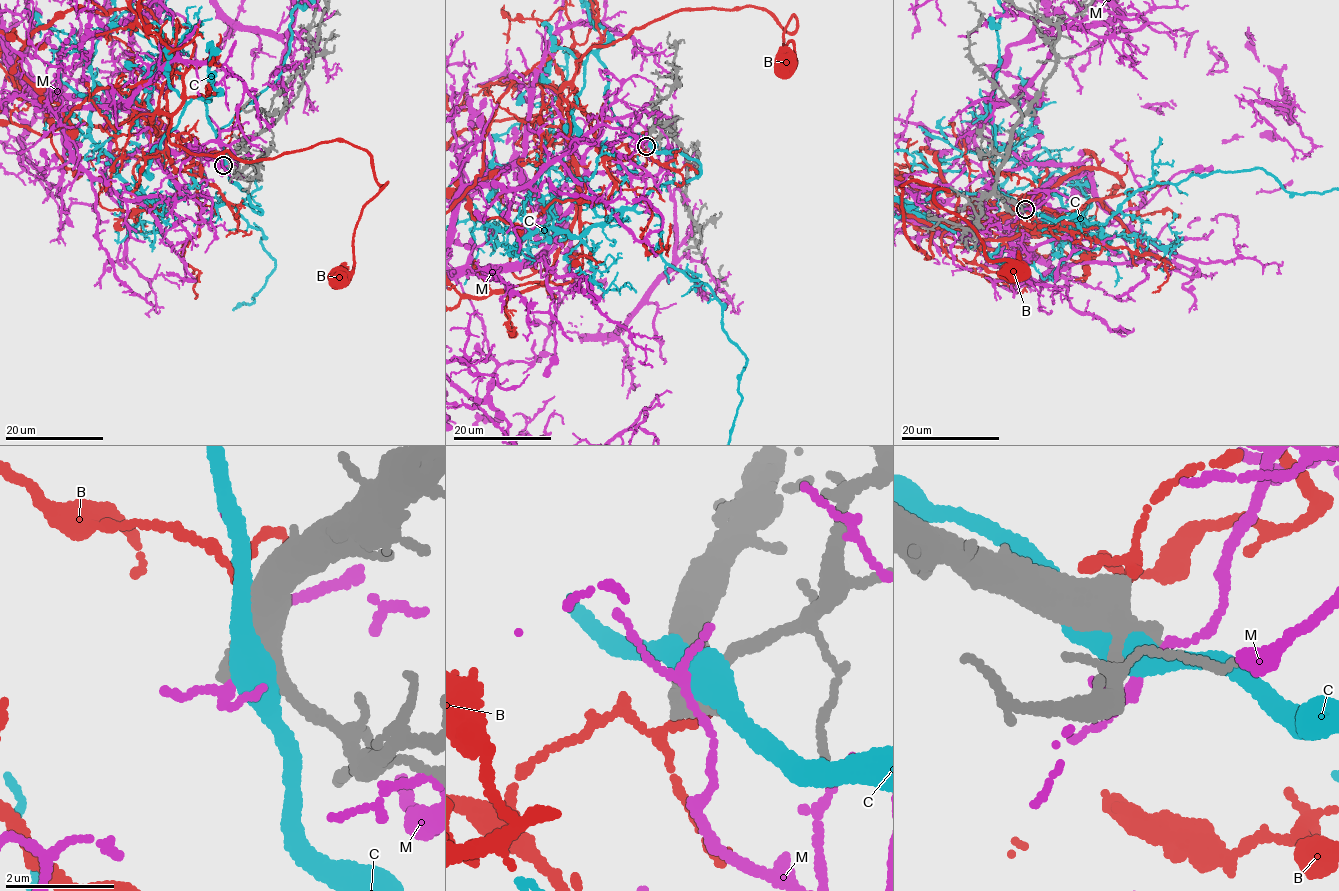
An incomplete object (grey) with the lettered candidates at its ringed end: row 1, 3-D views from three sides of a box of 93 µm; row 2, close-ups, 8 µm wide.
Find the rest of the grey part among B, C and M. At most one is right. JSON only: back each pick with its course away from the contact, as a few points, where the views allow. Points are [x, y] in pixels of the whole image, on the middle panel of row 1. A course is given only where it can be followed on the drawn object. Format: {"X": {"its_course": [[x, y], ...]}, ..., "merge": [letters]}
{"merge": []}

